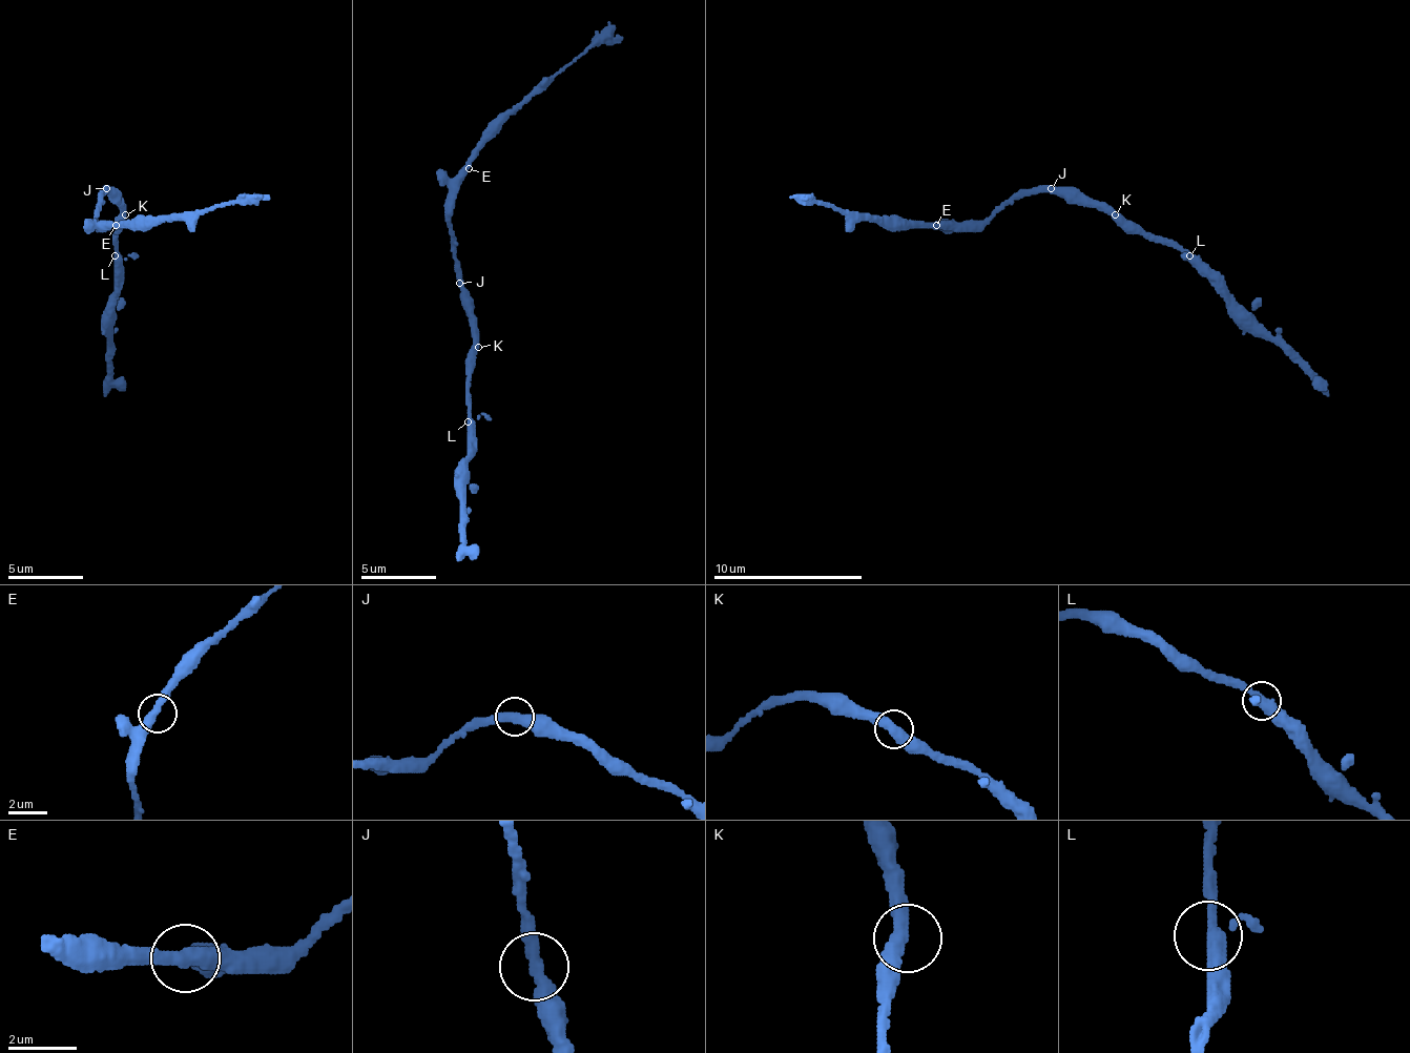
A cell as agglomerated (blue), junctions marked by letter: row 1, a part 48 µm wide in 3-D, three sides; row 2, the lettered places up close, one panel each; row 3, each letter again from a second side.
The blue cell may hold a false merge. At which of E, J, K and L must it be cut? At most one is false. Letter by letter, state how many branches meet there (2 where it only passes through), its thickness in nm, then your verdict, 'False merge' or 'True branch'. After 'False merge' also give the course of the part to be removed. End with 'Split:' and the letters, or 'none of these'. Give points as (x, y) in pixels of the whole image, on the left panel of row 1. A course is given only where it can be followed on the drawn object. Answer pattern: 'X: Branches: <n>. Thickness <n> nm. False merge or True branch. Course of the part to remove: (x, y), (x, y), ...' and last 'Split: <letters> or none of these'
E: Branches: 2. Thickness 380 nm. True branch
J: Branches: 2. Thickness 400 nm. True branch
K: Branches: 2. Thickness 400 nm. True branch
L: Branches: 3. Thickness 320 nm. True branch
Split: none of these

